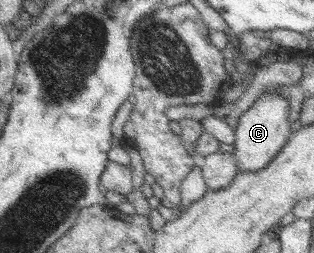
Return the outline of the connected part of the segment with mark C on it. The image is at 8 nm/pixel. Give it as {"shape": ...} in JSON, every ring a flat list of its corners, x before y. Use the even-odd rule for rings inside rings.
{"shape":[[273,89,261,93,257,99,239,116,234,127,234,140,232,141,232,156,235,158,237,171,253,173,263,169,277,152,285,145,291,135,293,126,288,121,289,107,285,100,273,92]]}

